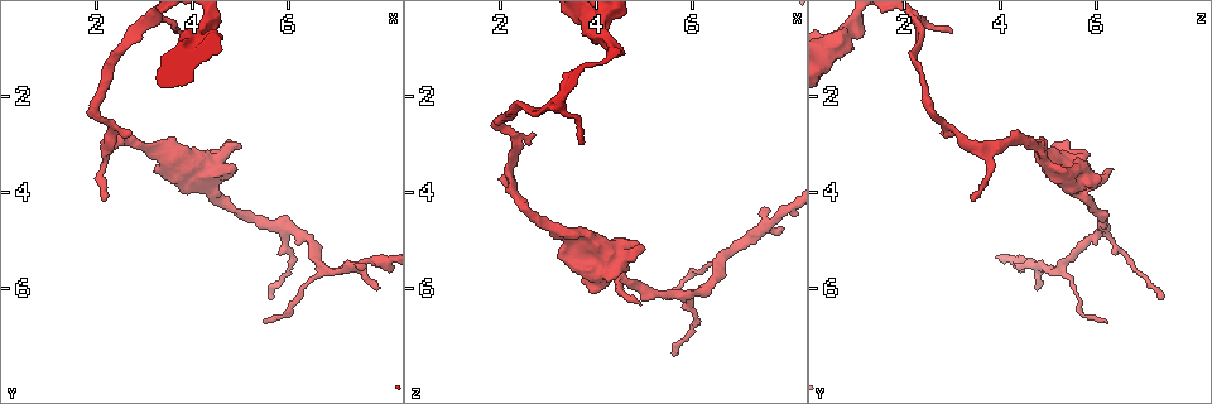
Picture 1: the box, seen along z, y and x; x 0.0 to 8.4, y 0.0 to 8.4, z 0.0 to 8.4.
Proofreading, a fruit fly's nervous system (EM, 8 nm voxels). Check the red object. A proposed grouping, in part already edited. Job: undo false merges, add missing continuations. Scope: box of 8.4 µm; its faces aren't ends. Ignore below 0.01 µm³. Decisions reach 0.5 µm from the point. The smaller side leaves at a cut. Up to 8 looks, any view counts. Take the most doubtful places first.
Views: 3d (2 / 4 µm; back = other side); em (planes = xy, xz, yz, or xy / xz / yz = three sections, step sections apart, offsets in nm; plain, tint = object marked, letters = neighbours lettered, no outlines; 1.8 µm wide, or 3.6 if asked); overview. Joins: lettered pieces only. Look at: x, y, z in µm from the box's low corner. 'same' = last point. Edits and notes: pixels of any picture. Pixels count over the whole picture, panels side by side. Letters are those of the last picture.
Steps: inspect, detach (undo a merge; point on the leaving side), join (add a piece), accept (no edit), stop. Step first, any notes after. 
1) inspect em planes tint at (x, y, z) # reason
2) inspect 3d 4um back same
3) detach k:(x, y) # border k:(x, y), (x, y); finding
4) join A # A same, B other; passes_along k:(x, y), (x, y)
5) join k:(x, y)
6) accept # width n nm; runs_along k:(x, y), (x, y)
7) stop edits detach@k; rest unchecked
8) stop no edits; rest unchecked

inspect 3d 4um at (5.50, 6.70, 6.25) # tapers out

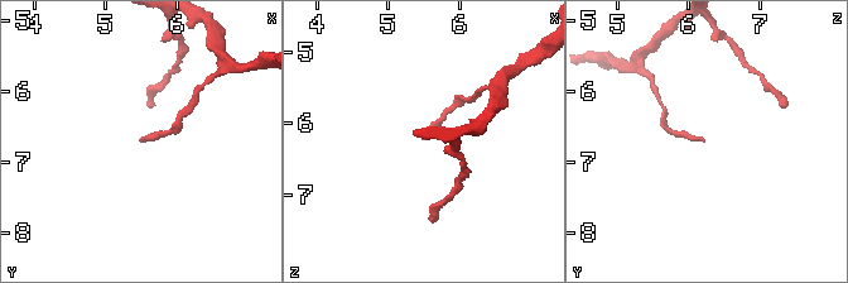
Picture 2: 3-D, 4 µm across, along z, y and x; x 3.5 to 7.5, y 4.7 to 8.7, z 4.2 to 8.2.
inspect em planes letters at (5.50, 6.70, 6.20)

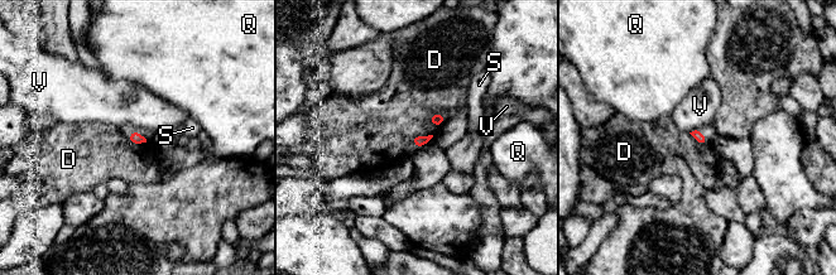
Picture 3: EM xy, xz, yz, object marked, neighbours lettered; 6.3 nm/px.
accept # width 60 nm; D other, Q other, S other, V other; border 3:(446, 115), (433, 114), (428, 121); none of them fits

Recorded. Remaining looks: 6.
inspect em 3.6um xz step 16 tint at (5.00, 3.10, 5.20) # an open end

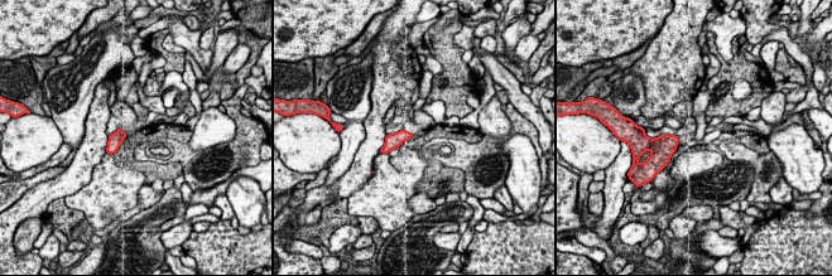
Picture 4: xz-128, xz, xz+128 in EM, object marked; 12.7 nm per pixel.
inspect em 3.6um planes letters same

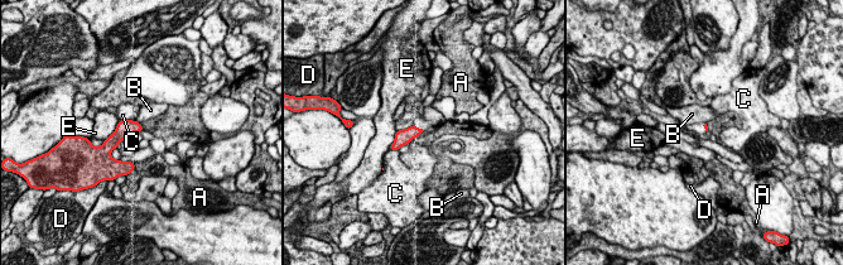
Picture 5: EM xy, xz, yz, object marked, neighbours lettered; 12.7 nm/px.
accept # A other, B other, C other, D other, E other; no lettered piece goes on from it

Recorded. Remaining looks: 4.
inspect 3d 4um at (4.05, 0.70, 0.70) # side arm on a straight run

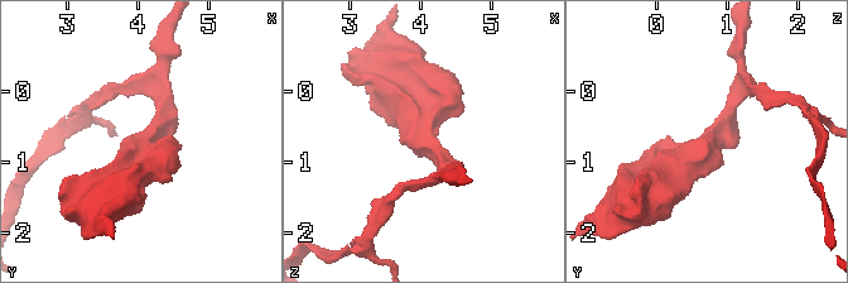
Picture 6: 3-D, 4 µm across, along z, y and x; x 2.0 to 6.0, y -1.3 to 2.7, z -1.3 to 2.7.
inspect em planes letters at (4.05, 0.75, 0.75) # arms 3; shape alone is not enough

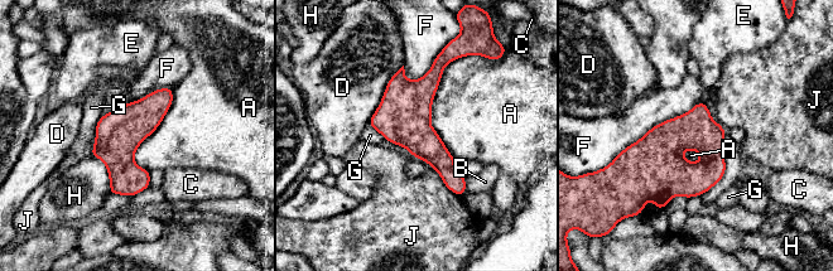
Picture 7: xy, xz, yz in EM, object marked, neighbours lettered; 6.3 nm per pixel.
accept # longest_contact A 650 nm; A other, B other, C other, D other, E other, F other, G other, H other, J other; border 7:(462, 56), (431, 117), (454, 159); one neuron here

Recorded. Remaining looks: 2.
stop no edits; rest unchecked

